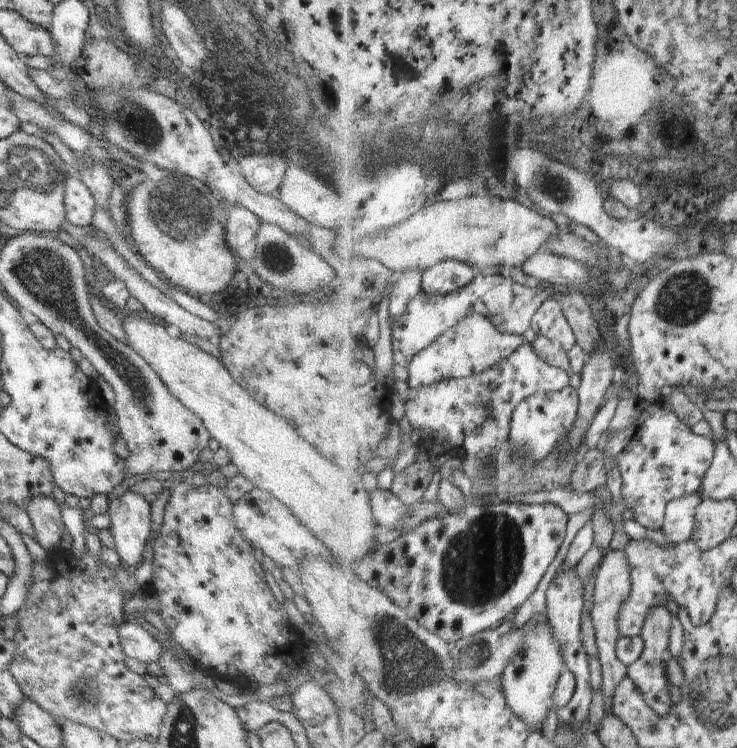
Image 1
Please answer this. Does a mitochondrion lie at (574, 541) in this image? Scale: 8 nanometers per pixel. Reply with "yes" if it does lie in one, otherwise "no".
no

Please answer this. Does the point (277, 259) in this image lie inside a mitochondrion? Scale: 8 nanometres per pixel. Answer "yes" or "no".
yes

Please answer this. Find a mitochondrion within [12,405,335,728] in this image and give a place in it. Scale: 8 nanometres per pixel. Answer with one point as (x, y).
(88, 695)

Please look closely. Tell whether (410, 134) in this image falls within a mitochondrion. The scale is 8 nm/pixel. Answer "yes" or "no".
yes

